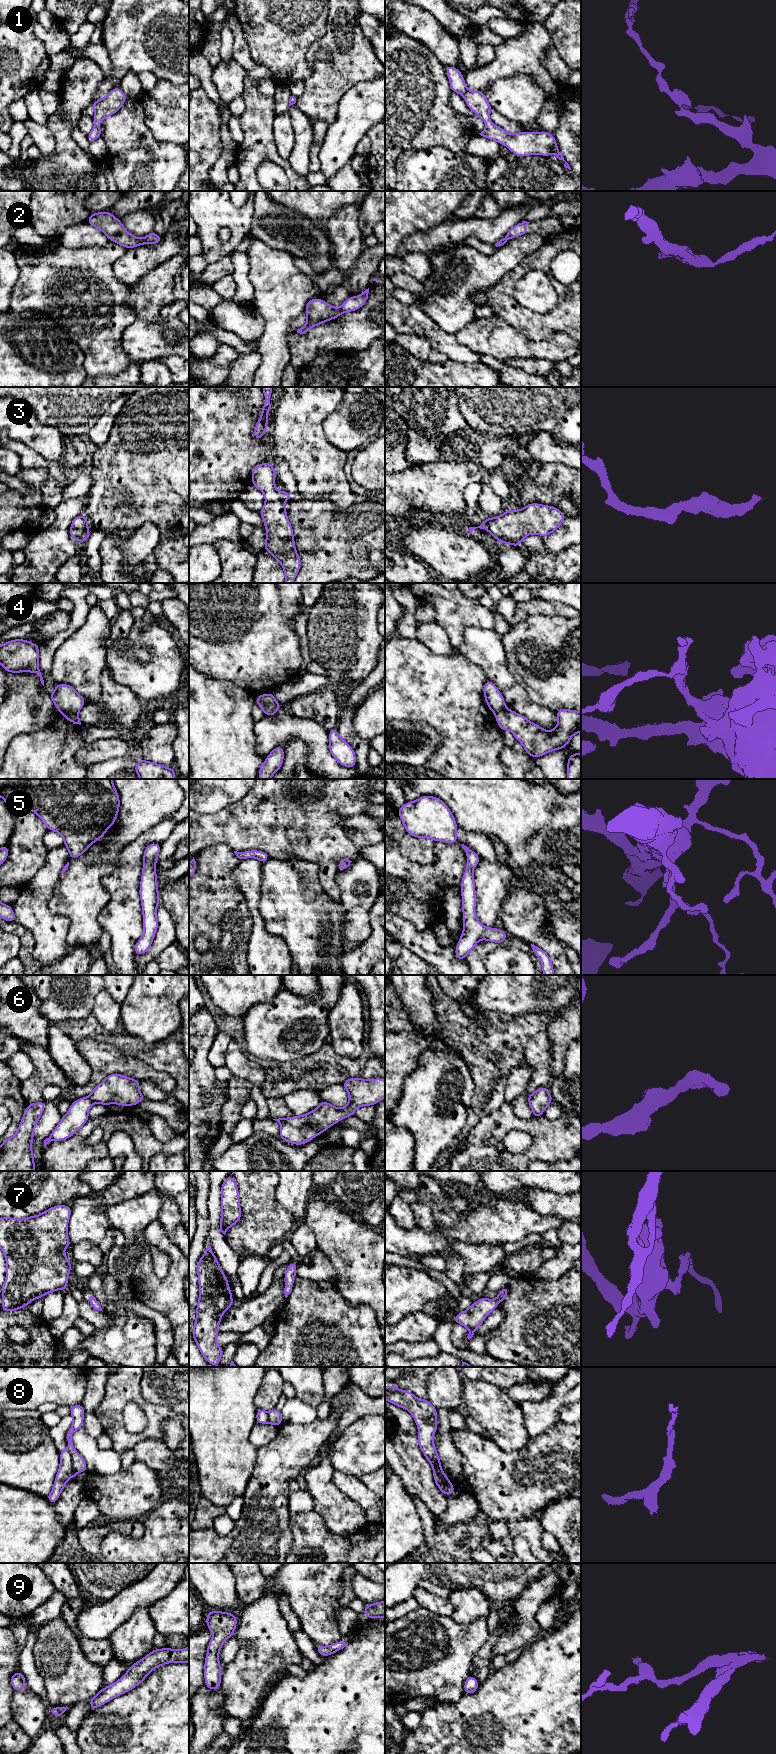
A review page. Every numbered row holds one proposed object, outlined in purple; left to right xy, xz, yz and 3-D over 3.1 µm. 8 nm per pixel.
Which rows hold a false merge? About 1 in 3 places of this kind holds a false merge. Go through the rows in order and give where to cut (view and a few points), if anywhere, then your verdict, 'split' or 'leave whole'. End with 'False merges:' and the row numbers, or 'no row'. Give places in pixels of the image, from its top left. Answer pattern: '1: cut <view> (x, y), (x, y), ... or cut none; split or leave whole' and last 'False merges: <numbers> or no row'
1: cut none; leave whole
2: cut none; leave whole
3: cut none; leave whole
4: cut xy (77, 712), (62, 713); split
5: cut none; leave whole
6: cut none; leave whole
7: cut none; leave whole
8: cut xy (68, 1449), (71, 1455), (72, 1469), (75, 1473); split
9: cut none; leave whole
False merges: 4, 8

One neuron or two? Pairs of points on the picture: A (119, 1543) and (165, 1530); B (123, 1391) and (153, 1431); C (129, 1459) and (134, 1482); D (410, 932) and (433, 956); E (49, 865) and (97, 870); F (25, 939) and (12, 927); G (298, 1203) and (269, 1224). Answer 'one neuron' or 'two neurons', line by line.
A: one neuron
B: one neuron
C: two neurons
D: one neuron
E: two neurons
F: one neuron
G: two neurons

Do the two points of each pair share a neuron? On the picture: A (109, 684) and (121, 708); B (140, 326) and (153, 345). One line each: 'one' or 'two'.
A: one
B: one

